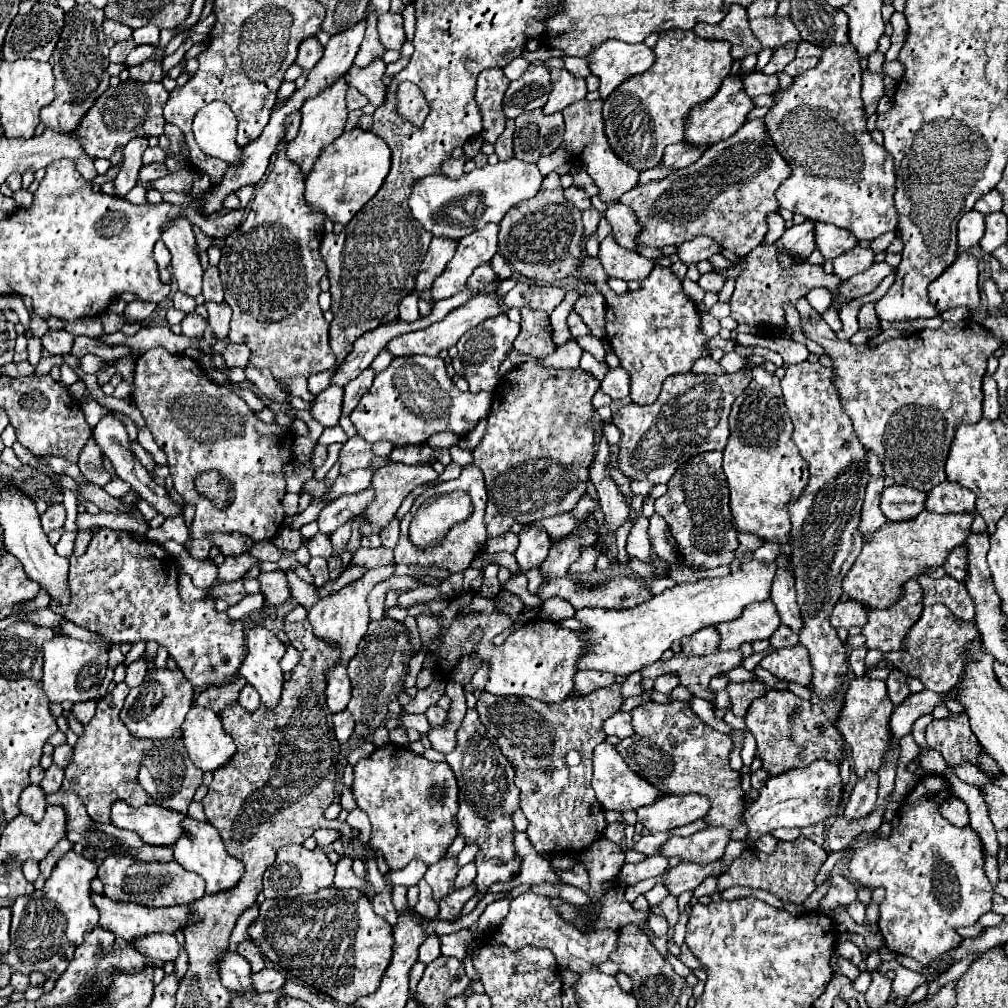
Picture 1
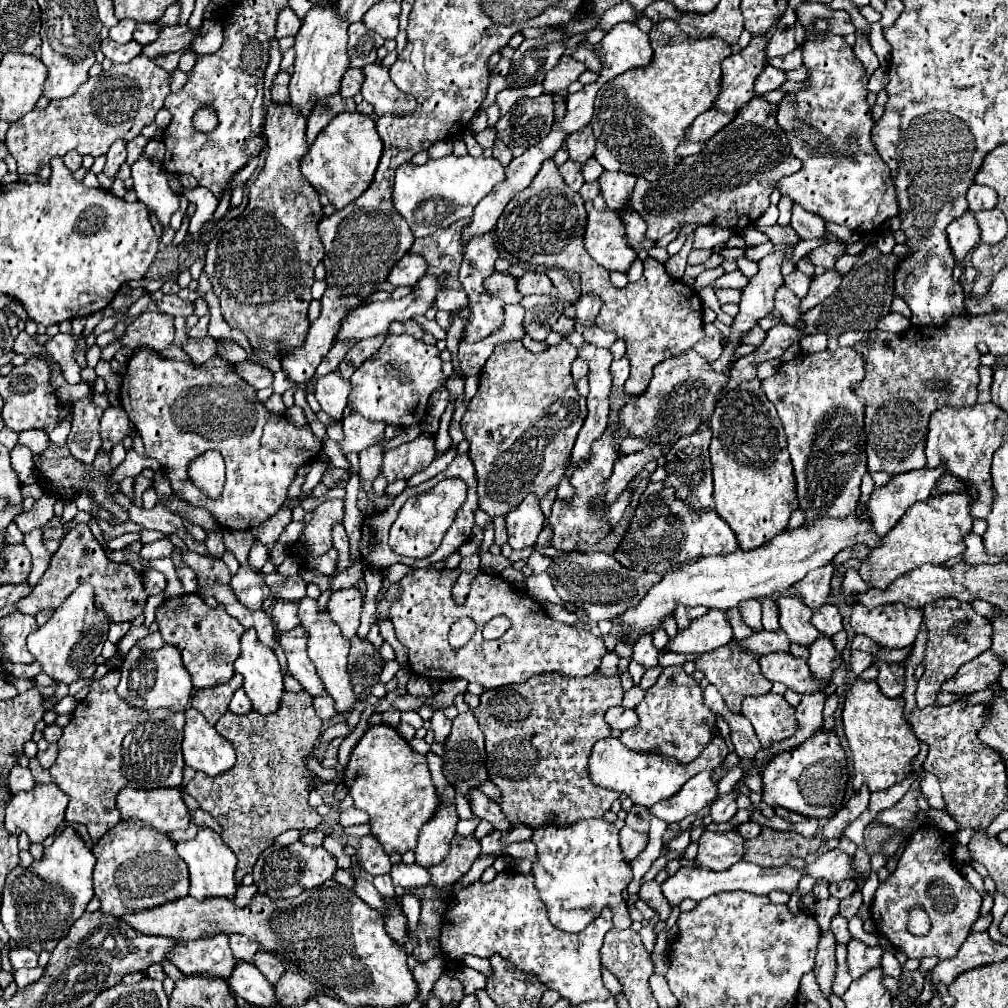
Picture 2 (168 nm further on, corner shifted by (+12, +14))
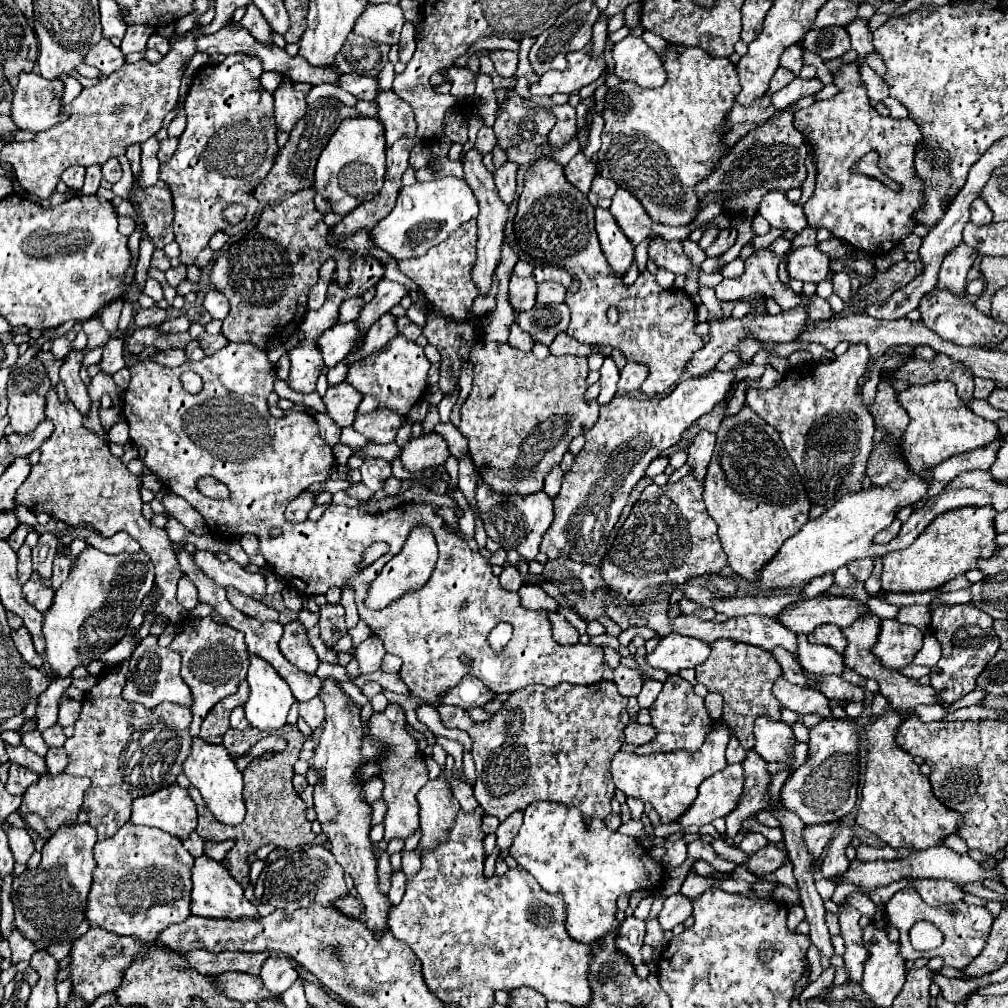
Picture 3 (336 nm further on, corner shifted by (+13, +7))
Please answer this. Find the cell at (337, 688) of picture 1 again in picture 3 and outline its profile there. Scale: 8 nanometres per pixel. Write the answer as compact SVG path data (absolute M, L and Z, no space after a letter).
M290 621L284 625L284 635L280 639L280 651L300 671L306 671L308 675L316 673L320 661L300 621Z

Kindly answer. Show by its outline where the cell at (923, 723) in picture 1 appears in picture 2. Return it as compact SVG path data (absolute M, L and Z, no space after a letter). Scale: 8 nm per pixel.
M943 598L935 604L929 604L927 608L923 608L923 614L929 630L929 642L925 658L921 662L925 666L925 674L919 680L919 688L915 694L919 708L935 704L943 682L953 678L965 662L971 662L975 656L989 650L993 634L993 628L985 616L979 616L971 604L959 602L955 598Z

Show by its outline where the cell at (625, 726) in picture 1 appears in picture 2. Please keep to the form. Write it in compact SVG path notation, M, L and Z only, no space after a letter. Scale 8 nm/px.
M611 708L607 712L607 722L611 724L611 728L617 728L617 730L627 730L627 728L633 728L637 726L639 718L635 716L635 710L627 710L627 708Z

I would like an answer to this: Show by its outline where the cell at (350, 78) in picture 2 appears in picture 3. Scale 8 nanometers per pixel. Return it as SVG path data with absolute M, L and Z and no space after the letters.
M340 75L338 85L352 93L356 99L366 99L372 101L378 93L378 83L374 77L364 77L364 75Z

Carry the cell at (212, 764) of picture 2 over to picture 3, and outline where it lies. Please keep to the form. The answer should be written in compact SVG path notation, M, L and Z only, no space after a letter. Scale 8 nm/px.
M192 737L192 753L182 767L188 781L202 793L202 799L206 801L206 805L210 807L210 811L220 823L226 823L226 825L242 823L246 813L244 801L242 801L242 787L244 787L242 773L238 771L236 761L232 759L232 755L226 751L224 745L212 745L200 737Z

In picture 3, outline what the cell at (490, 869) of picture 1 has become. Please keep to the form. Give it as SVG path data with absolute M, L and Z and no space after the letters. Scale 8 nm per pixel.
M516 811L512 813L506 821L502 821L496 829L496 845L504 851L504 849L510 849L510 843L514 841L514 835L518 835L518 829L522 825L522 811Z

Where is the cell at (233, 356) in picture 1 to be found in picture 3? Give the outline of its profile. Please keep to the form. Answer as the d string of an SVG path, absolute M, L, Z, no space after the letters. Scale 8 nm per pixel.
M168 349L168 351L160 351L154 357L156 363L162 363L166 367L178 367L186 361L186 351L184 349Z

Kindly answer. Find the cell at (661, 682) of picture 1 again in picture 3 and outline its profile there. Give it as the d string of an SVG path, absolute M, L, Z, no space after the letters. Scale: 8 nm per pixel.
M654 679L644 681L642 691L638 693L638 703L640 703L640 707L650 707L650 705L656 701L656 697L658 697L660 691L662 691L662 683L660 683L660 681L654 681Z

